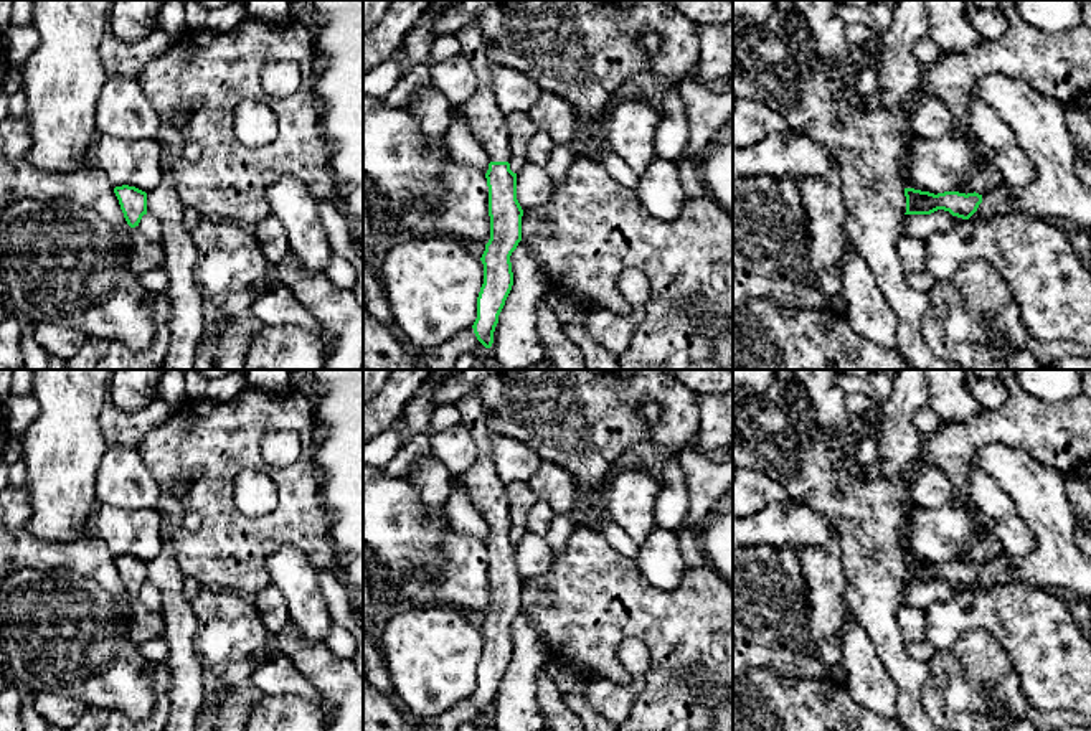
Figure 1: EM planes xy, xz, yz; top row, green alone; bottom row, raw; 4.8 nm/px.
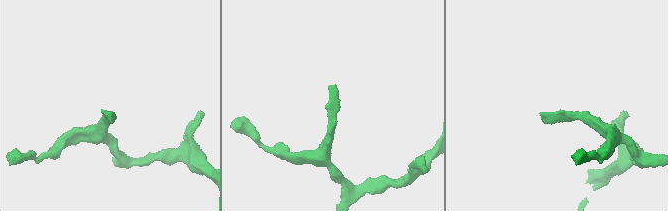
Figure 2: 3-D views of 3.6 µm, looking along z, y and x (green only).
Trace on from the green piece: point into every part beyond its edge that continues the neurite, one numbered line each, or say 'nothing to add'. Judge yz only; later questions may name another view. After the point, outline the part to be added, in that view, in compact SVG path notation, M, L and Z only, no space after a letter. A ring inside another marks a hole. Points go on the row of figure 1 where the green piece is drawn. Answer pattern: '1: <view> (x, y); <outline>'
nothing to add

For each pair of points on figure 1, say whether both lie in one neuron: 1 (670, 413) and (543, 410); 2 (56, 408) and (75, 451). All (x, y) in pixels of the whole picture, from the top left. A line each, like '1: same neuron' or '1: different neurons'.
1: same neuron
2: same neuron

